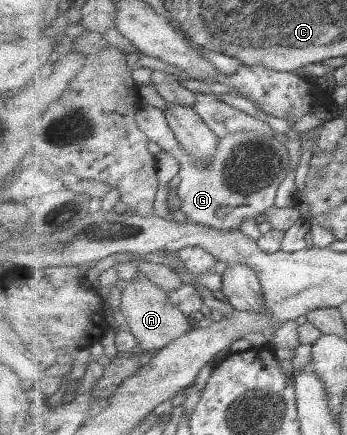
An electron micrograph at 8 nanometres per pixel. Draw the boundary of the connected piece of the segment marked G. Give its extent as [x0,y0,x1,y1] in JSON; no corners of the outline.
[137,105,291,231]

